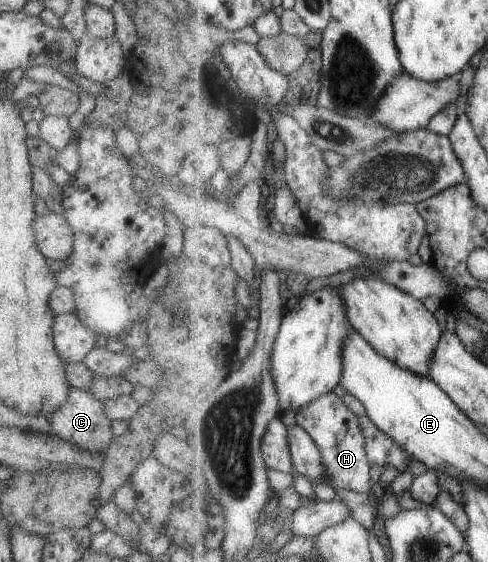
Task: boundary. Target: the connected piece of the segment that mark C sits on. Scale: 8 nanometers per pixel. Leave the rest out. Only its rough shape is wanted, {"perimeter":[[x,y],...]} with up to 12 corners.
{"perimeter":[[69,387],[48,421],[52,435],[87,452],[113,437],[102,402]]}

